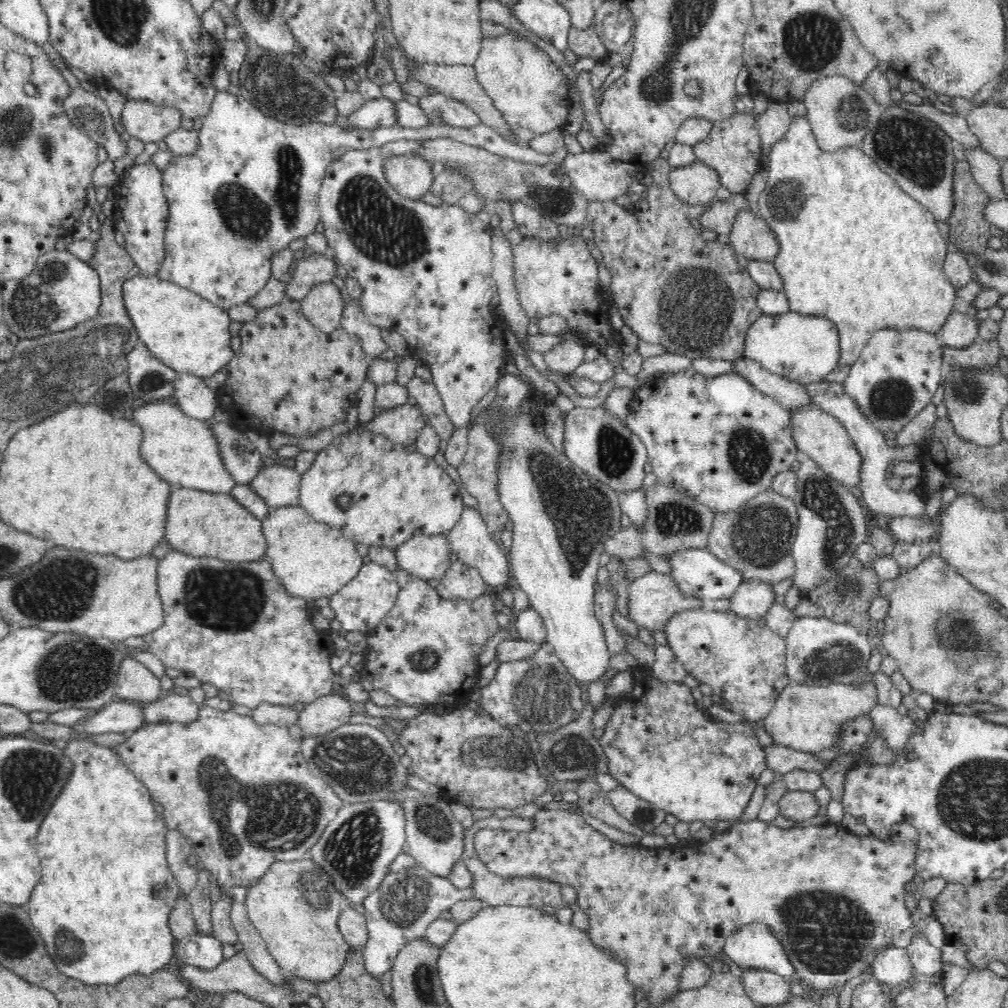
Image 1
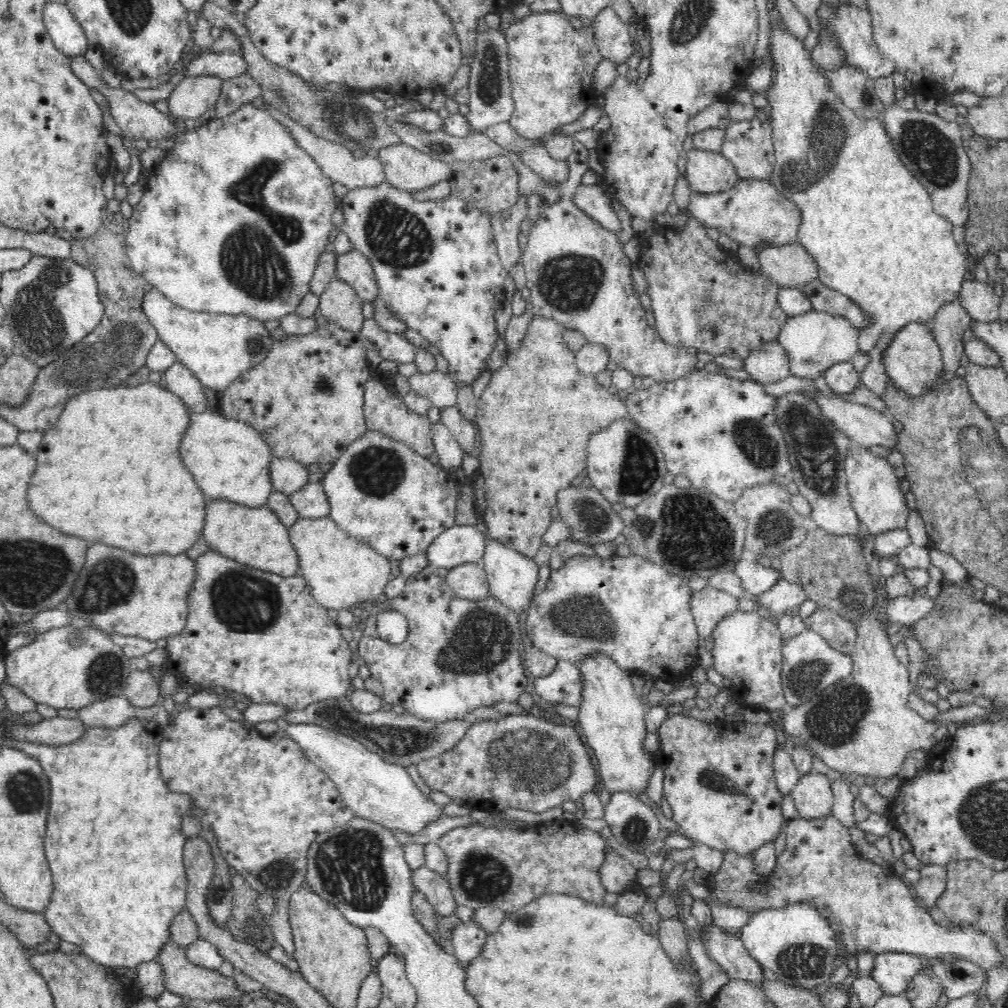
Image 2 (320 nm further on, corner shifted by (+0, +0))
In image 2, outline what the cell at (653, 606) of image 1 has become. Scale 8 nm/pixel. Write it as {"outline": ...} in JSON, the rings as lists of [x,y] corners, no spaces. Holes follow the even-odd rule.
{"outline":[[[707,586],[691,593],[689,610],[698,634],[704,638],[710,636],[710,628],[714,628],[714,620],[718,620],[718,616],[738,611],[739,600],[724,590]]]}

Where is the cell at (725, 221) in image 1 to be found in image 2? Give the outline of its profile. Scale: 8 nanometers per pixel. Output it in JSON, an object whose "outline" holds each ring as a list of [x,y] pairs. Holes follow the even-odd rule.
{"outline":[[[739,179],[739,181],[724,192],[714,193],[712,195],[703,195],[699,192],[692,192],[689,196],[690,214],[704,227],[717,228],[720,233],[726,234],[732,240],[740,245],[746,245],[754,248],[760,242],[766,244],[784,245],[797,242],[799,228],[799,214],[794,203],[790,199],[781,195],[776,187],[768,180],[758,179]]]}

